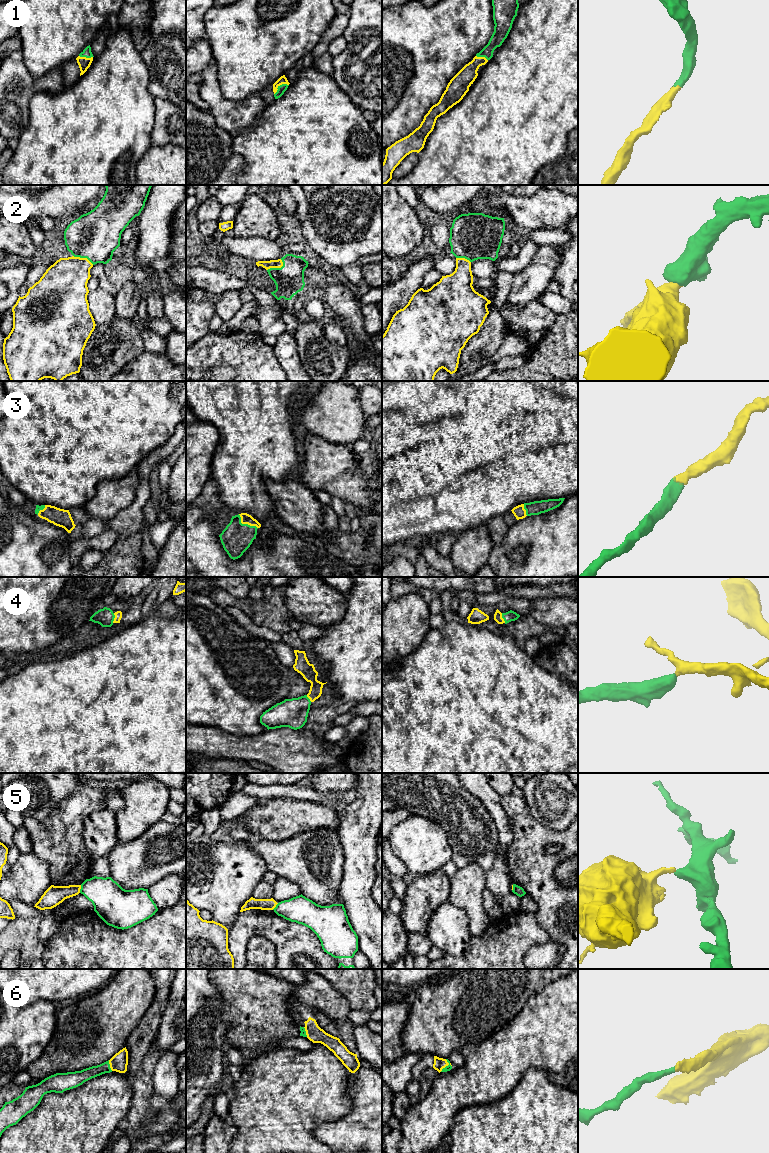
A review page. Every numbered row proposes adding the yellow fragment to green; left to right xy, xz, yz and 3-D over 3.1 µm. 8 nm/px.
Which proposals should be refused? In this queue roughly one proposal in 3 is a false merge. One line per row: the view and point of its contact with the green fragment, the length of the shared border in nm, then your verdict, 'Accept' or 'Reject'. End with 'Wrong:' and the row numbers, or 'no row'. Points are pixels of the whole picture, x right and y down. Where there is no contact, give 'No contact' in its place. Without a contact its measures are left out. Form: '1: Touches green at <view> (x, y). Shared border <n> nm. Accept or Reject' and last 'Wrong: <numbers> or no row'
1: Touches green at xz (279, 86). Shared border 150 nm. Accept
2: Touches green at xz (277, 268). Shared border 150 nm. Accept
3: Touches green at xz (245, 524). Shared border 200 nm. Accept
4: Touches green at xy (114, 617). Shared border 80 nm. Accept
5: Touches green at xy (80, 889). Shared border 70 nm. Reject
6: Touches green at xy (109, 1065). Shared border 90 nm. Accept
Wrong: 5

